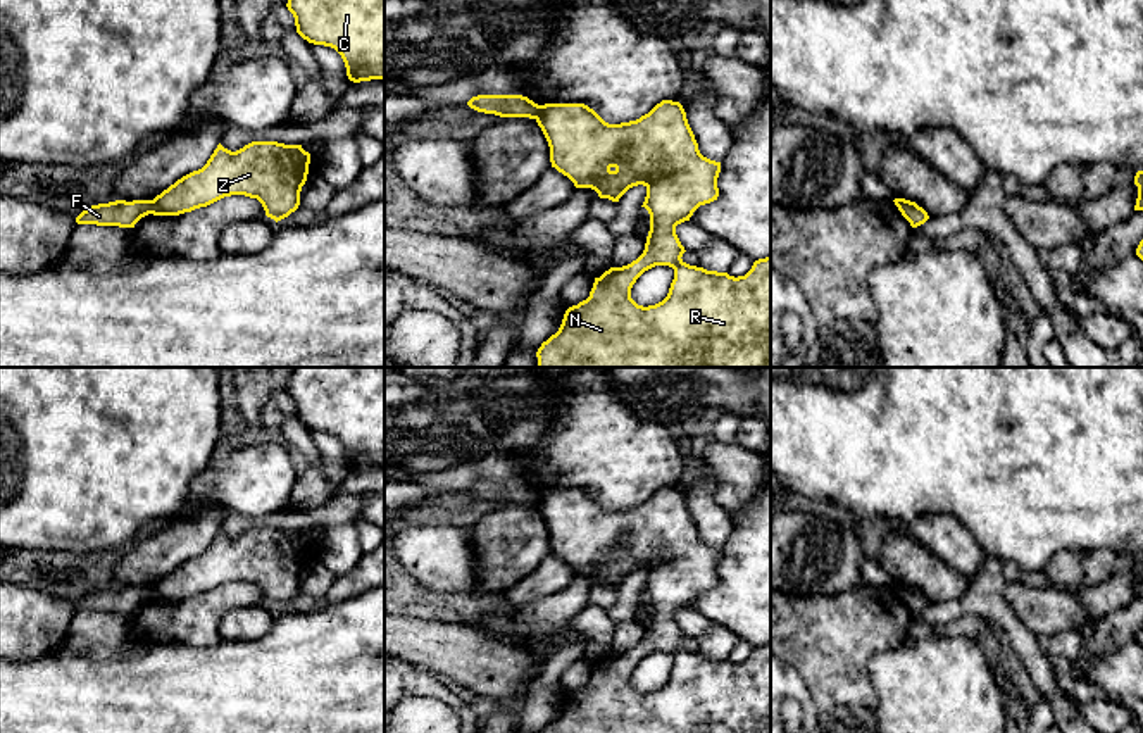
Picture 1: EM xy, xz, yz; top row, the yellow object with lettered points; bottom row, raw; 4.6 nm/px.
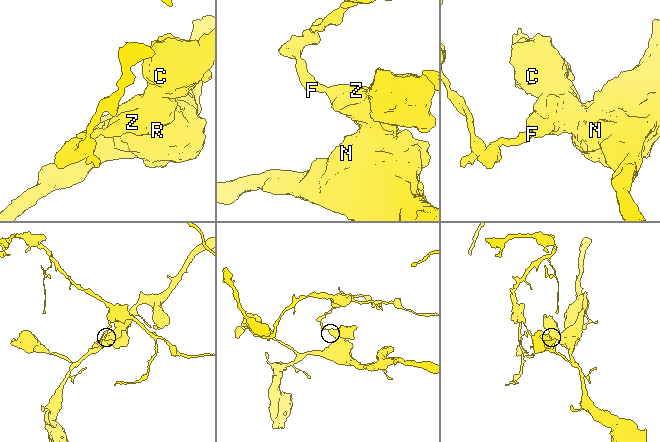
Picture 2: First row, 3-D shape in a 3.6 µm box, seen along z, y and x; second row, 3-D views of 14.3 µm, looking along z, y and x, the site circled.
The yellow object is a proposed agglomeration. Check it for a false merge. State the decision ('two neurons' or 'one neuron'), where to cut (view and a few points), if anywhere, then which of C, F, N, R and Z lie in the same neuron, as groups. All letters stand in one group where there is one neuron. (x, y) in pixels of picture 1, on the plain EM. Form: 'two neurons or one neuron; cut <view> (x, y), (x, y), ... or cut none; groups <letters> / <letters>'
two neurons; cut xy (154, 587), (149, 599); groups C N R Z / F

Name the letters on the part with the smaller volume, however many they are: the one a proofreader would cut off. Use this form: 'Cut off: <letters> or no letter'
Cut off: F

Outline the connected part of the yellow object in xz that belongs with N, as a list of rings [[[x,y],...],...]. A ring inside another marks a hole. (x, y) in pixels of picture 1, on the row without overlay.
[[[662,486],[640,505],[621,511],[605,509],[584,490],[545,490],[536,509],[548,528],[552,554],[567,562],[576,574],[591,574],[600,585],[619,588],[629,574],[643,571],[646,583],[641,593],[650,600],[650,617],[643,640],[631,650],[610,654],[595,664],[590,683],[565,697],[559,717],[541,733],[771,733],[771,642],[755,647],[752,655],[738,664],[690,652],[681,645],[686,636],[676,621],[676,612],[690,607],[700,592],[717,586],[721,548],[700,540],[679,488]],[[655,652],[674,655],[669,680],[655,692],[638,692],[631,685],[631,674],[645,657]]]

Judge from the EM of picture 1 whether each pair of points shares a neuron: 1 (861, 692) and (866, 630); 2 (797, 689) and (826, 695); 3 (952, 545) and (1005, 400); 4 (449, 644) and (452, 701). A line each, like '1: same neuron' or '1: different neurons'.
1: same neuron
2: different neurons
3: different neurons
4: different neurons

